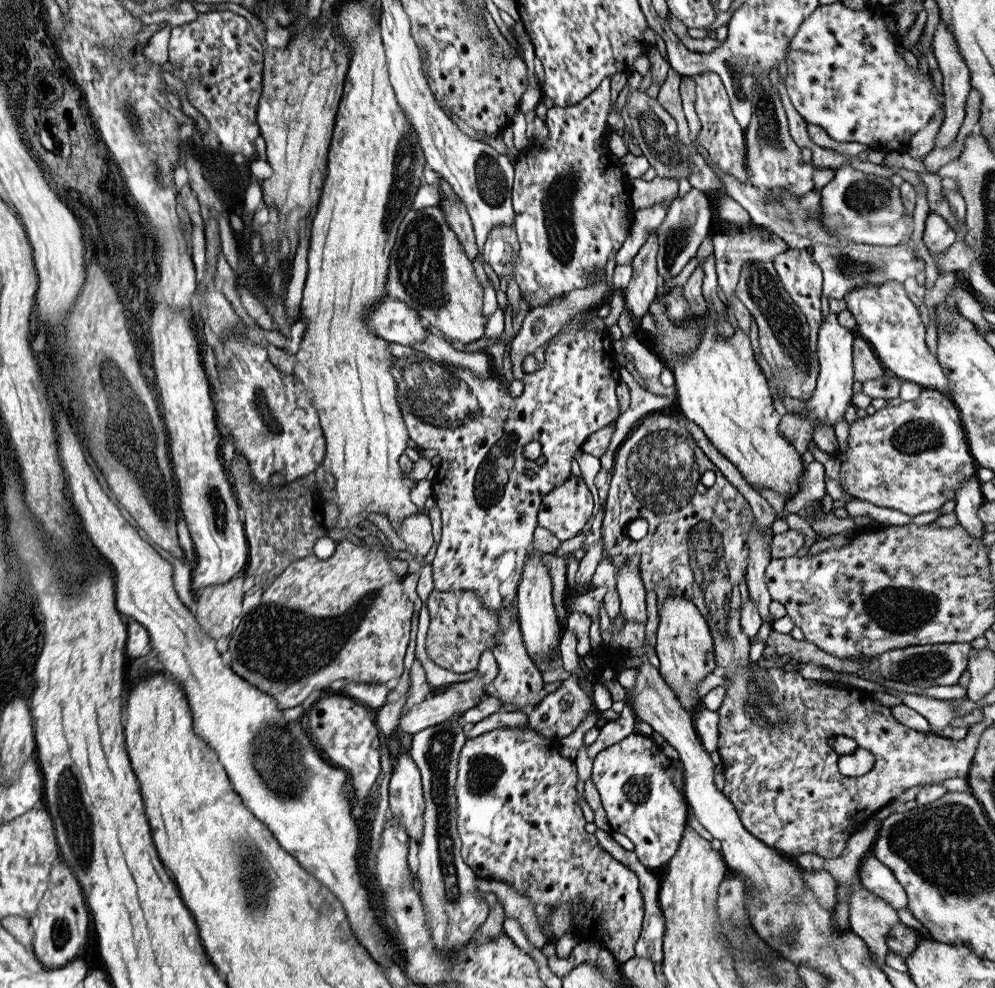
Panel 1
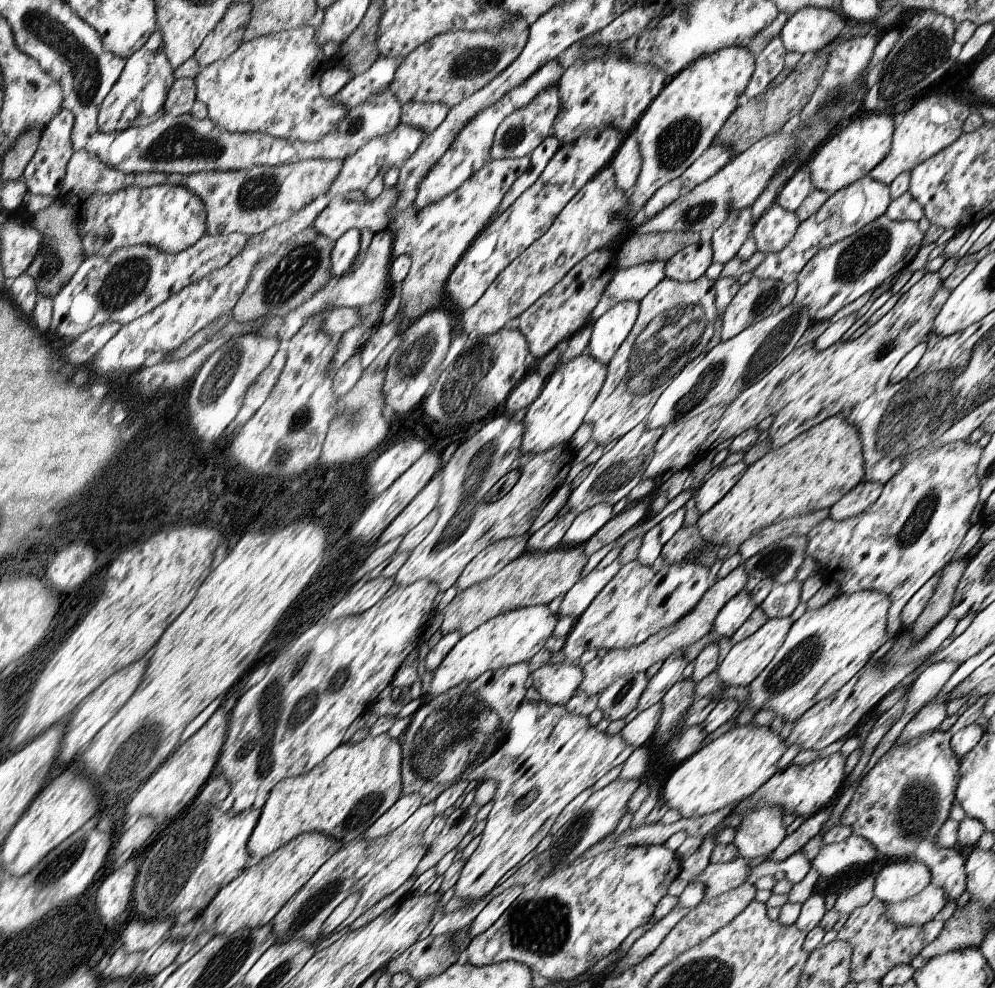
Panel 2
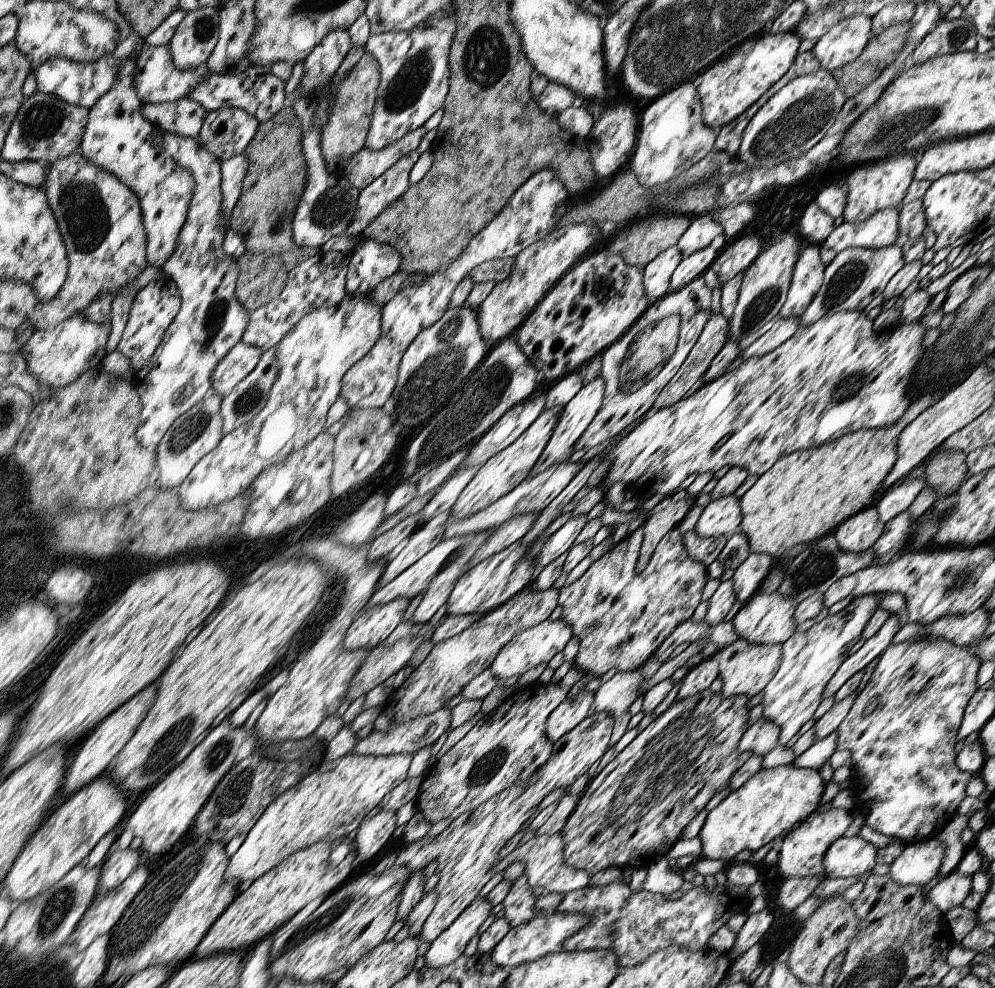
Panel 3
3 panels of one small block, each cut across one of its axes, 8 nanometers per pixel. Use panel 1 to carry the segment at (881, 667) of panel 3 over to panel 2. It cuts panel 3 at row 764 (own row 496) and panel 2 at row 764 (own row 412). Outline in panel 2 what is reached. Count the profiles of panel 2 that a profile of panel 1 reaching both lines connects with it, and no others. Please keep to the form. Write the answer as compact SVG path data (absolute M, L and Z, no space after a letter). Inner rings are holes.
M945 726L923 732L903 744L893 744L871 770L859 780L853 790L853 796L843 810L839 826L851 828L851 836L859 836L869 840L883 856L887 858L905 858L911 862L923 862L931 872L931 884L945 892L947 902L957 902L957 898L967 890L967 876L965 876L965 860L961 858L959 848L943 848L939 846L937 832L949 818L949 808L955 804L955 790L959 780L959 756L951 750L951 732Z

